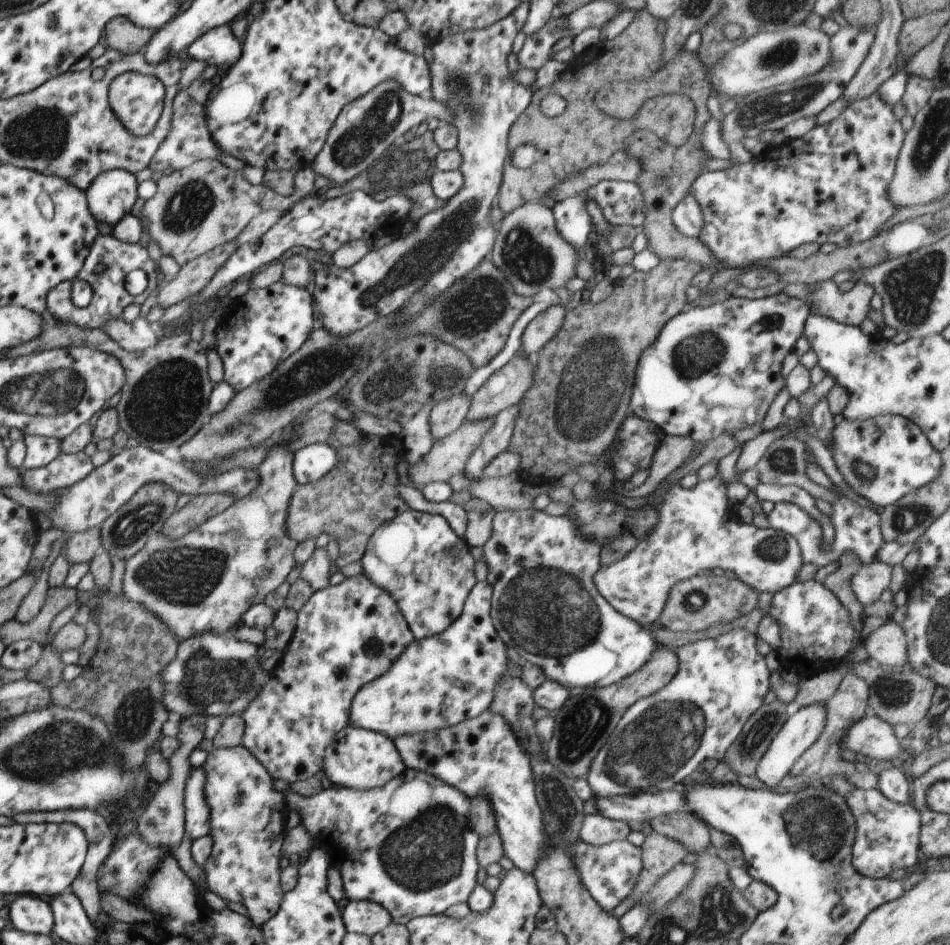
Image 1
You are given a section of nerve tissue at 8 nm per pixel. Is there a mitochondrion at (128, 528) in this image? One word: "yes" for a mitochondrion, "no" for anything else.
yes

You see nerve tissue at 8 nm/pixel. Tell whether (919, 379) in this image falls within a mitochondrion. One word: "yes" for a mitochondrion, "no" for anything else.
no

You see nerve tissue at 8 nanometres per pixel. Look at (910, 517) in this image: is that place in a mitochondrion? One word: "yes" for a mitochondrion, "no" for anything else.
yes

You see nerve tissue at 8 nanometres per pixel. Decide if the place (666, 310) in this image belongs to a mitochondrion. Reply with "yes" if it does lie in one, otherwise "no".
no

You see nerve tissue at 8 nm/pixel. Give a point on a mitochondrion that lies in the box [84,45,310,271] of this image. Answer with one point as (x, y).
(188, 207)

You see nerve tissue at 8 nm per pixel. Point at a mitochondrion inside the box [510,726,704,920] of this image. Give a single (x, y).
(558, 800)

